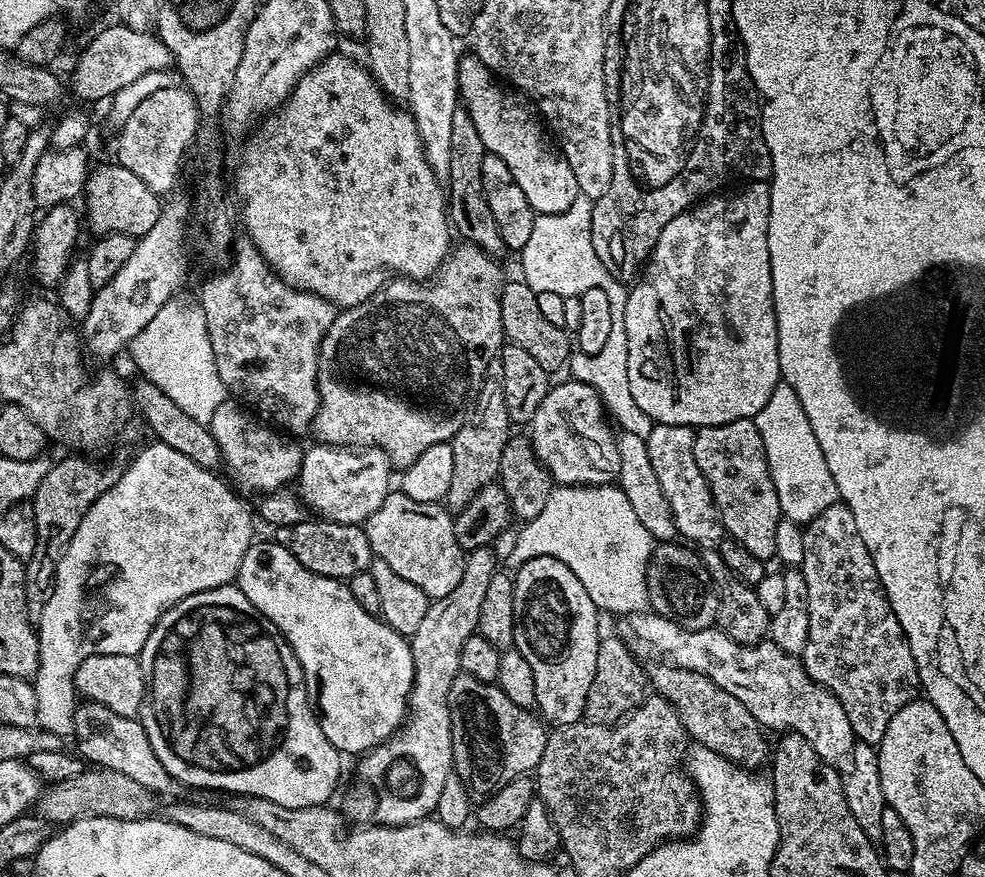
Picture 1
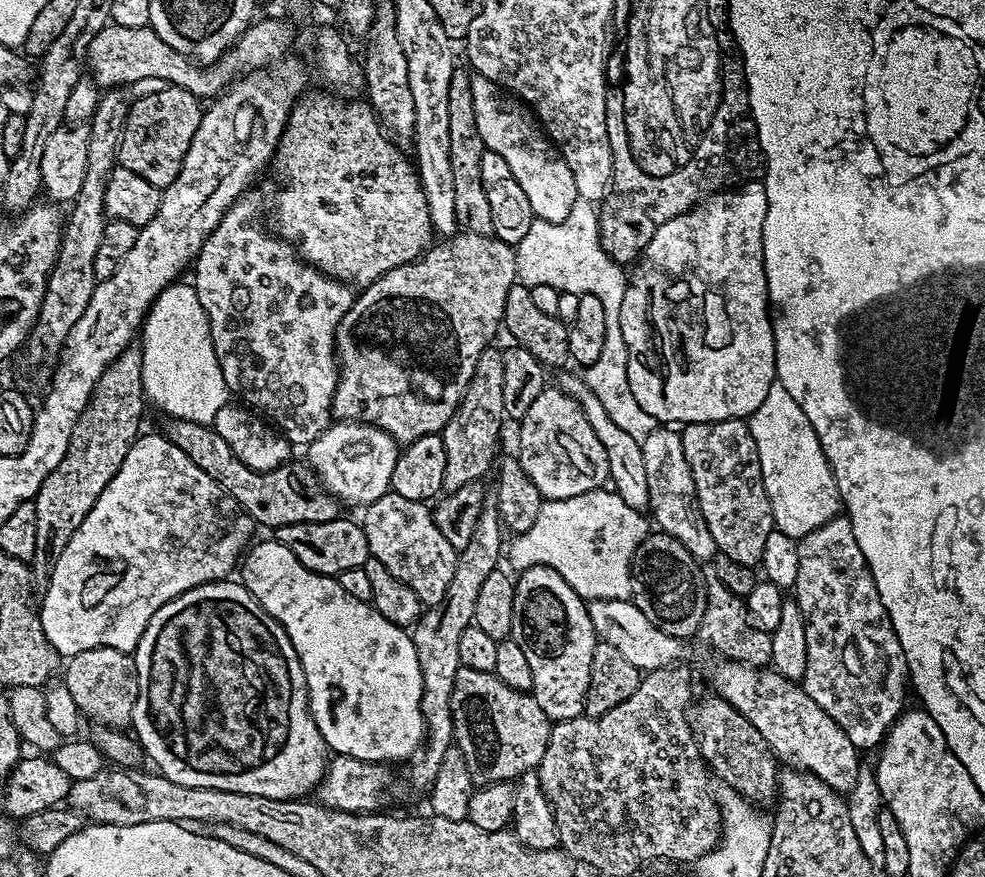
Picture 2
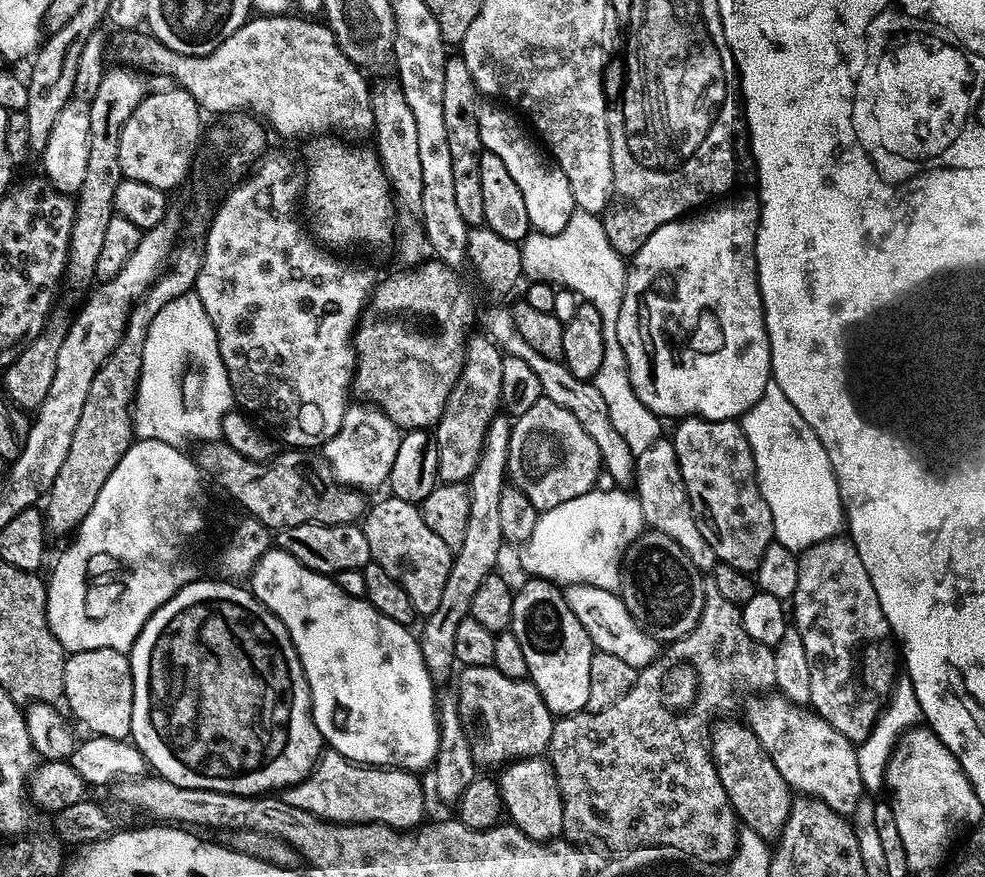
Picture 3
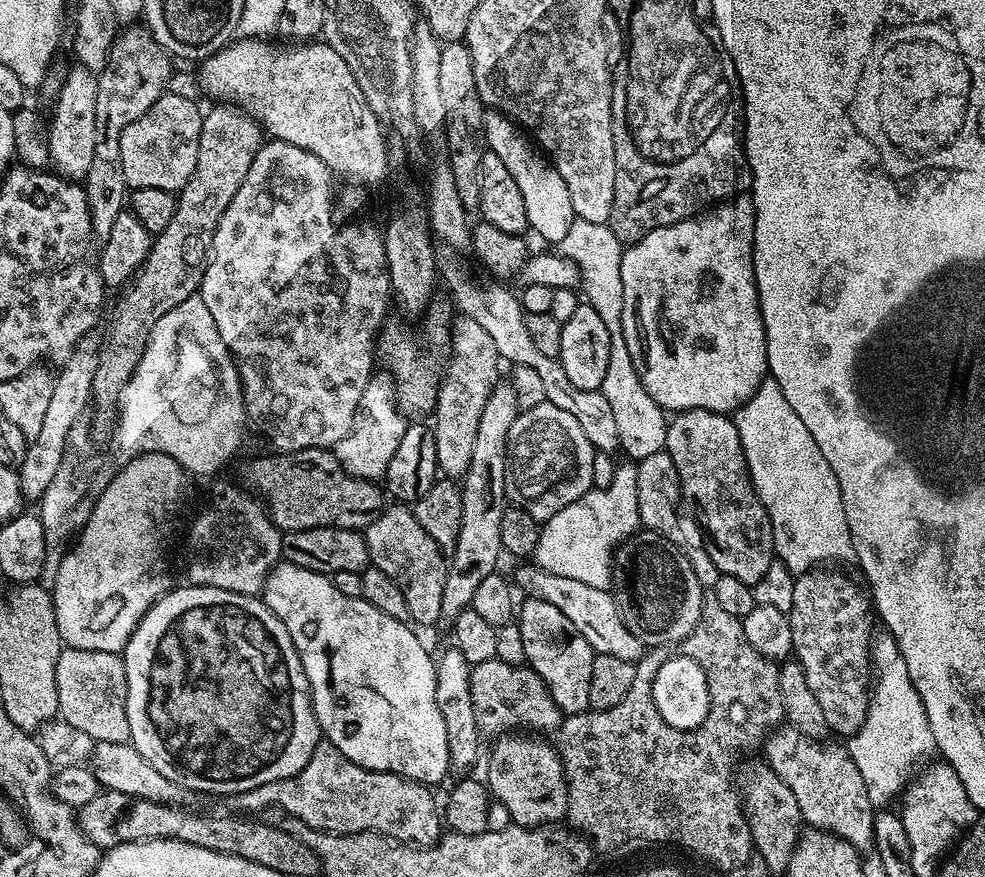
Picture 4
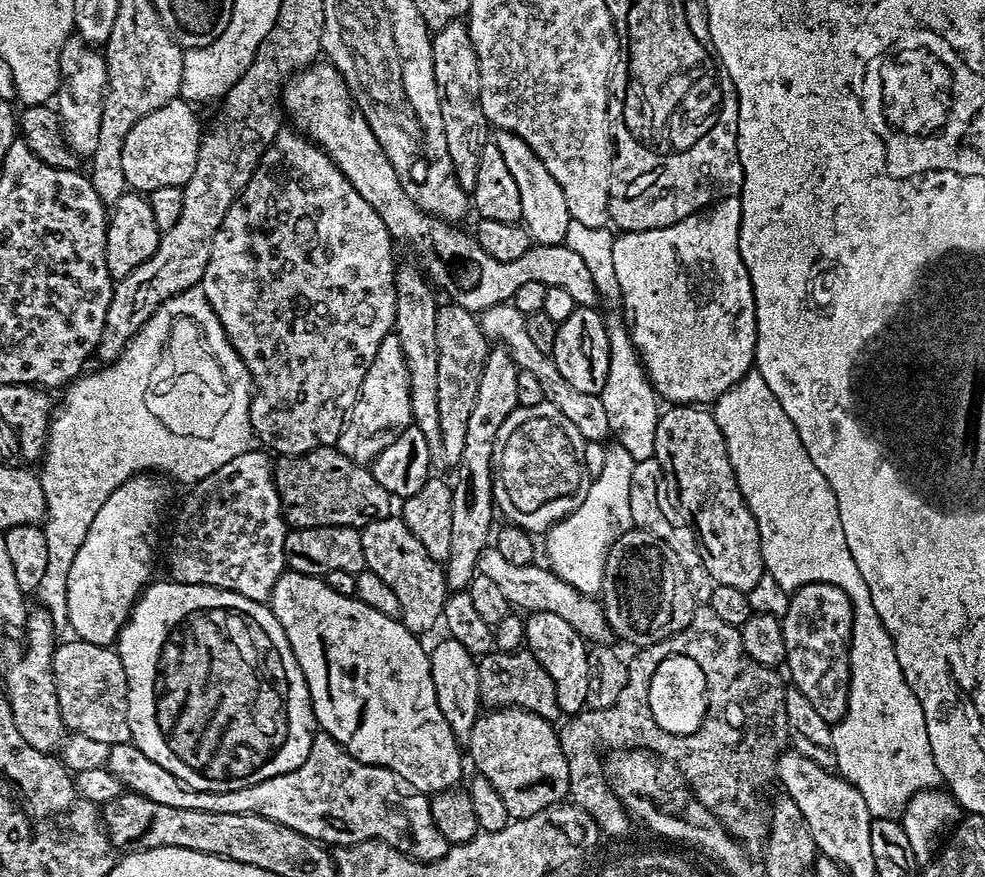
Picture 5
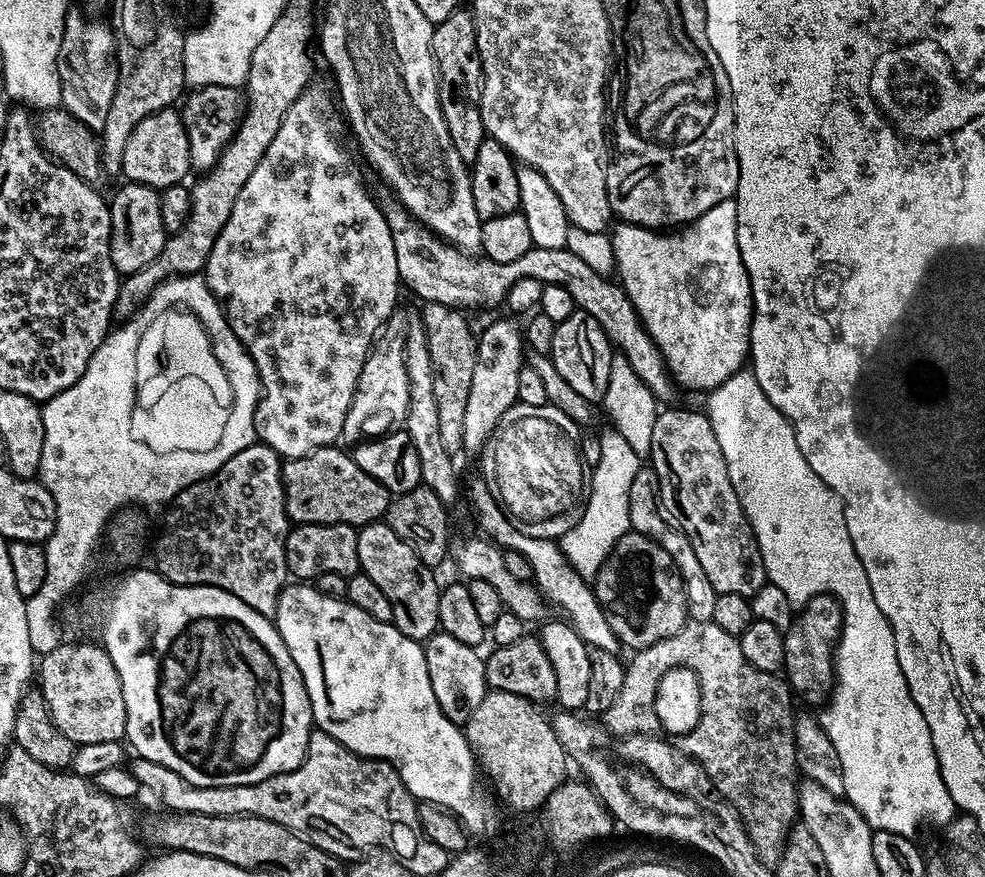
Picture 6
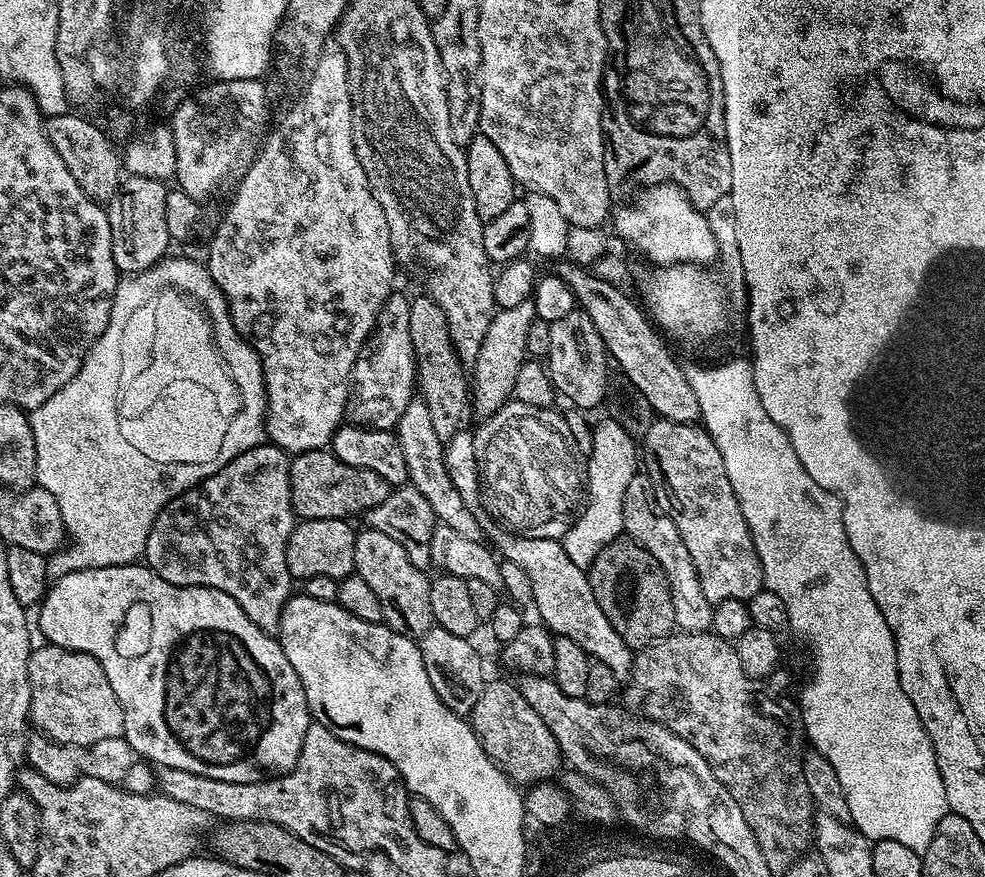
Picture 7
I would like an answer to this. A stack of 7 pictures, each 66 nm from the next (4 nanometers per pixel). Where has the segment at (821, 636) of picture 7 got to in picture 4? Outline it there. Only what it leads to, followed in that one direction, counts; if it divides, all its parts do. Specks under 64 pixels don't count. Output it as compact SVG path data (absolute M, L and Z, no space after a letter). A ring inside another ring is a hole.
M771 378L761 380L756 392L736 409L734 419L748 463L748 473L756 487L756 497L762 502L772 527L775 559L793 574L806 572L829 562L840 562L836 560L851 561L854 556L852 535L846 522L846 510L842 506L842 490L838 486L838 478L834 478L830 462L822 458L822 450L818 450L818 442L814 442L810 430L806 430L802 418L798 418L798 414L794 414L790 407L790 402L786 402L778 382ZM884 630L870 644L870 695L868 697L868 713L865 714L864 725L856 735L847 741L848 757L858 766L858 774L862 774L862 782L866 782L866 794L874 806L888 806L892 799L903 793L912 767L919 760L927 761L928 755L936 752L934 734L930 730L930 718L926 718L926 710L922 706L922 698L918 698L918 690L914 690L914 682L910 682L910 670L906 670L906 658L902 658L898 642L892 633Z

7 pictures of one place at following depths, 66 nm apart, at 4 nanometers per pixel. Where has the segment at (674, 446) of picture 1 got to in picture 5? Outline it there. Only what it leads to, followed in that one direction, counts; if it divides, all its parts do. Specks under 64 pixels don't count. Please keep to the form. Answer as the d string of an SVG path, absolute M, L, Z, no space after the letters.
M655 458L636 462L634 474L630 477L630 514L632 515L632 522L639 531L654 534L659 540L666 542L666 546L670 546L670 550L674 550L674 554L678 554L682 566L686 566L688 581L694 590L697 601L707 602L714 590L716 581L713 580L710 570L706 570L706 566L702 562L701 547L695 531L687 523L685 523L686 525L676 524L676 516L672 513L672 504L668 501L670 484L669 481L668 484L664 481L664 472L666 476L665 465Z

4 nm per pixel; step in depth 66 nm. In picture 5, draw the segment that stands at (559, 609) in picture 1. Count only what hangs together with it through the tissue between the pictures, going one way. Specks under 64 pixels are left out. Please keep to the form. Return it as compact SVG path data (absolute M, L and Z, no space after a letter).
M533 612L524 621L524 644L527 651L538 658L542 670L550 674L554 682L554 694L558 694L561 713L575 714L585 711L588 704L588 653L589 645L578 635L570 622L558 618L558 614Z

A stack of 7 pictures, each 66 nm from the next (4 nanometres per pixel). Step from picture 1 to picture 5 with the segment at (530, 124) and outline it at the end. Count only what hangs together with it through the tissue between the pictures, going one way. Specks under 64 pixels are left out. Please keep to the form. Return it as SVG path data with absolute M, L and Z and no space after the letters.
M497 131L494 142L510 169L515 184L518 185L518 195L522 197L522 223L532 235L533 241L538 244L565 243L567 228L573 218L566 206L566 194L562 194L562 186L554 182L543 160L538 158L538 154L534 154L534 150L530 150L526 142L522 142L522 138L518 138L512 132Z

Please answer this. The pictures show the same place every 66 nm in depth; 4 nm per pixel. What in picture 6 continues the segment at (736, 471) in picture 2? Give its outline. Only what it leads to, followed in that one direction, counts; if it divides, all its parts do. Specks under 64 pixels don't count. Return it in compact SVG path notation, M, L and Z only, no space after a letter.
M676 406L658 411L650 441L650 466L658 474L661 489L670 494L678 523L688 536L694 554L698 554L698 562L702 562L710 586L722 594L742 594L751 598L766 582L764 563L758 542L738 502L738 494L734 494L714 426L710 426L703 411L672 407Z

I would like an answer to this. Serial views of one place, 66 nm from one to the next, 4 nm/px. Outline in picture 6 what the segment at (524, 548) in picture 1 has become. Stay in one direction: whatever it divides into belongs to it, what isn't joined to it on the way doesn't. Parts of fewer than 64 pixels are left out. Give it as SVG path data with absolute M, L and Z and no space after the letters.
M607 430L599 433L601 458L590 472L590 487L582 511L574 527L558 543L570 566L585 578L594 578L606 562L610 550L630 531L630 482L642 467L642 457L636 454L622 434Z

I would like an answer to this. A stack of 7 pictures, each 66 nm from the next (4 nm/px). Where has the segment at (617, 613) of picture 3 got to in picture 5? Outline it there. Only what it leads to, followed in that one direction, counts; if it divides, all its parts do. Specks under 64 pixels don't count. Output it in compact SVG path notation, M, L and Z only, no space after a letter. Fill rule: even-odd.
M495 546L485 548L480 555L479 575L491 578L502 589L509 605L513 609L524 614L533 612L549 612L558 614L558 618L570 622L576 633L584 637L585 641L596 646L604 646L613 639L614 633L608 627L608 619L604 617L604 605L596 596L585 596L584 593L574 590L562 578L558 578L555 572L547 566L541 566L533 562L526 566L514 566L503 554L498 554ZM521 608L521 609L520 609ZM593 640L593 641L592 641Z

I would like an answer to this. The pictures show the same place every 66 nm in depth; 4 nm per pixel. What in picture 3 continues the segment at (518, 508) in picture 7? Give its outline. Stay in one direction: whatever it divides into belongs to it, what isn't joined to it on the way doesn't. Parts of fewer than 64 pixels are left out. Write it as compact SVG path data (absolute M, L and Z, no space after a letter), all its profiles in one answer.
M541 398L526 414L515 417L510 434L508 476L537 510L562 506L562 502L570 502L570 498L593 491L601 471L594 438L590 438L590 434L582 430L582 422L578 422L570 410L558 406L558 402Z

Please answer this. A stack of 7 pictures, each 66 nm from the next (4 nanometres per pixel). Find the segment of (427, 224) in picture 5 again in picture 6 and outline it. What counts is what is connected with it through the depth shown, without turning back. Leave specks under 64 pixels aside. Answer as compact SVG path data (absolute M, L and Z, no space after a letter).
M388 198L388 201L383 201L382 207L386 218L386 226L390 226L390 234L394 238L394 254L398 258L398 274L400 275L401 285L405 289L408 287L414 295L421 296L421 301L429 304L448 304L452 308L461 310L469 310L468 308L474 307L475 304L485 304L486 307L492 308L495 304L503 305L507 301L510 286L514 286L514 282L518 282L518 278L538 278L538 282L542 282L544 285L557 284L563 286L570 293L570 298L574 298L577 309L593 316L598 322L598 326L602 326L602 330L614 345L615 351L624 356L630 366L634 368L634 373L651 390L657 401L675 401L672 399L675 398L676 392L678 393L677 385L664 364L658 346L650 338L648 331L644 329L644 323L638 318L638 314L624 289L620 287L615 279L592 270L578 254L572 253L569 247L546 250L533 246L530 250L526 250L526 254L522 254L522 258L514 258L514 262L499 264L487 258L477 258L467 252L461 252L447 240L441 240L426 225L419 224L395 198Z

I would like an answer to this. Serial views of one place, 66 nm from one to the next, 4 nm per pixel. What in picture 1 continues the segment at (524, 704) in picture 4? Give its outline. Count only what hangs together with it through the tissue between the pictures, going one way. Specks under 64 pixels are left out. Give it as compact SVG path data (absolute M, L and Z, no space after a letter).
M463 674L456 676L448 705L454 774L473 797L490 796L506 782L529 775L538 766L548 741L545 721L535 711L510 702L499 684L478 682L478 678Z

